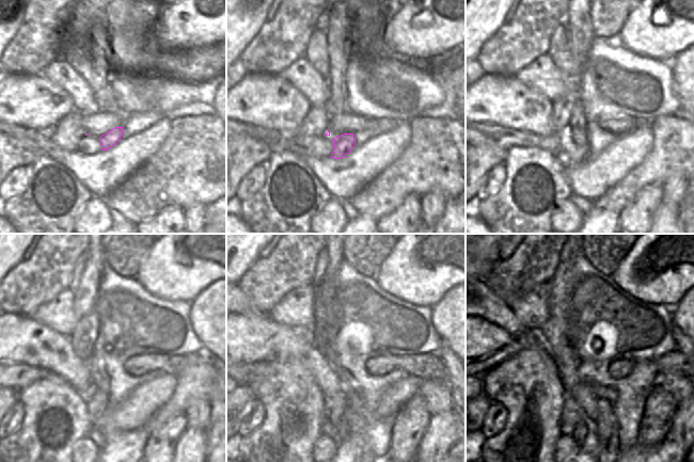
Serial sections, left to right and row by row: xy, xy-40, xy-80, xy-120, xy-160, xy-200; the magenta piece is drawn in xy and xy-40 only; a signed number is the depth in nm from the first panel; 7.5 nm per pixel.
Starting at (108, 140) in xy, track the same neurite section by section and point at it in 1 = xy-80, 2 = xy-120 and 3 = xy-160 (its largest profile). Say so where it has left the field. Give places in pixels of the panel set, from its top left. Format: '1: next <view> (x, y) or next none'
1: next xy-80 (573, 156)
2: next xy-120 (96, 400)
3: next xy-160 (333, 405)

